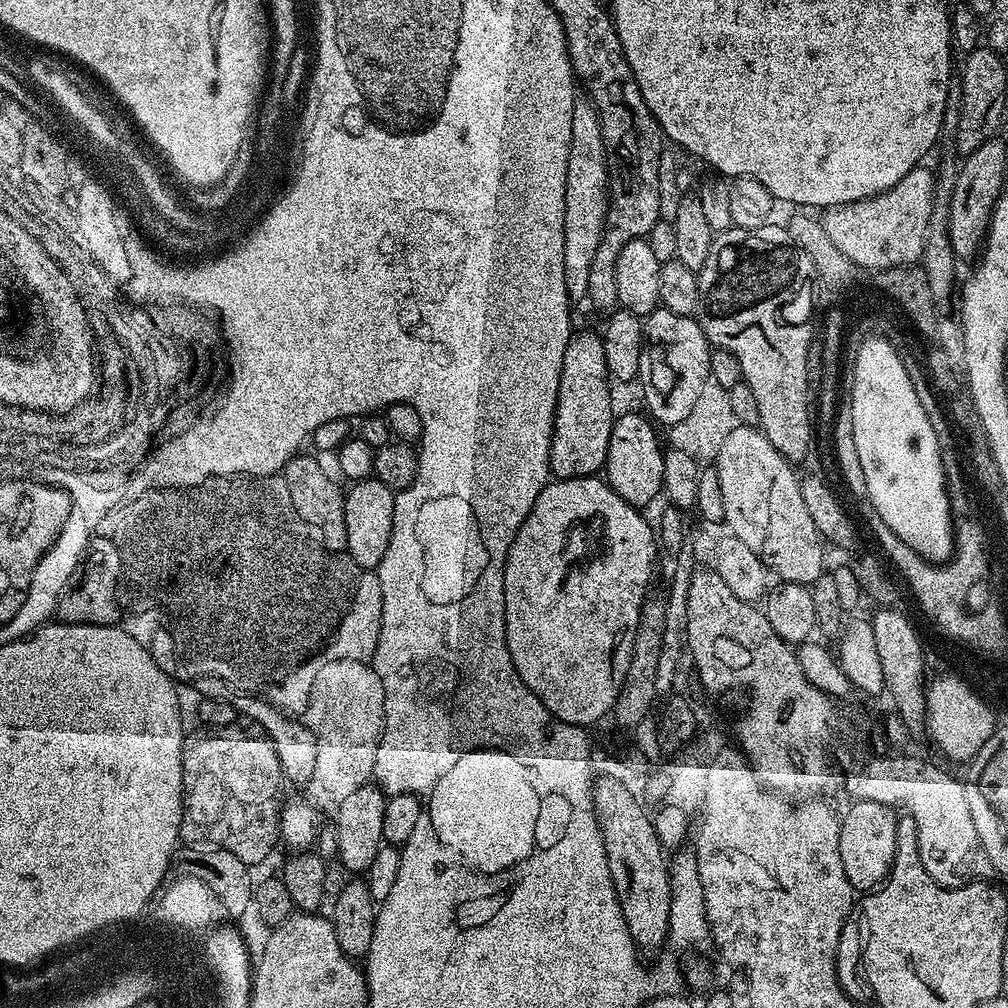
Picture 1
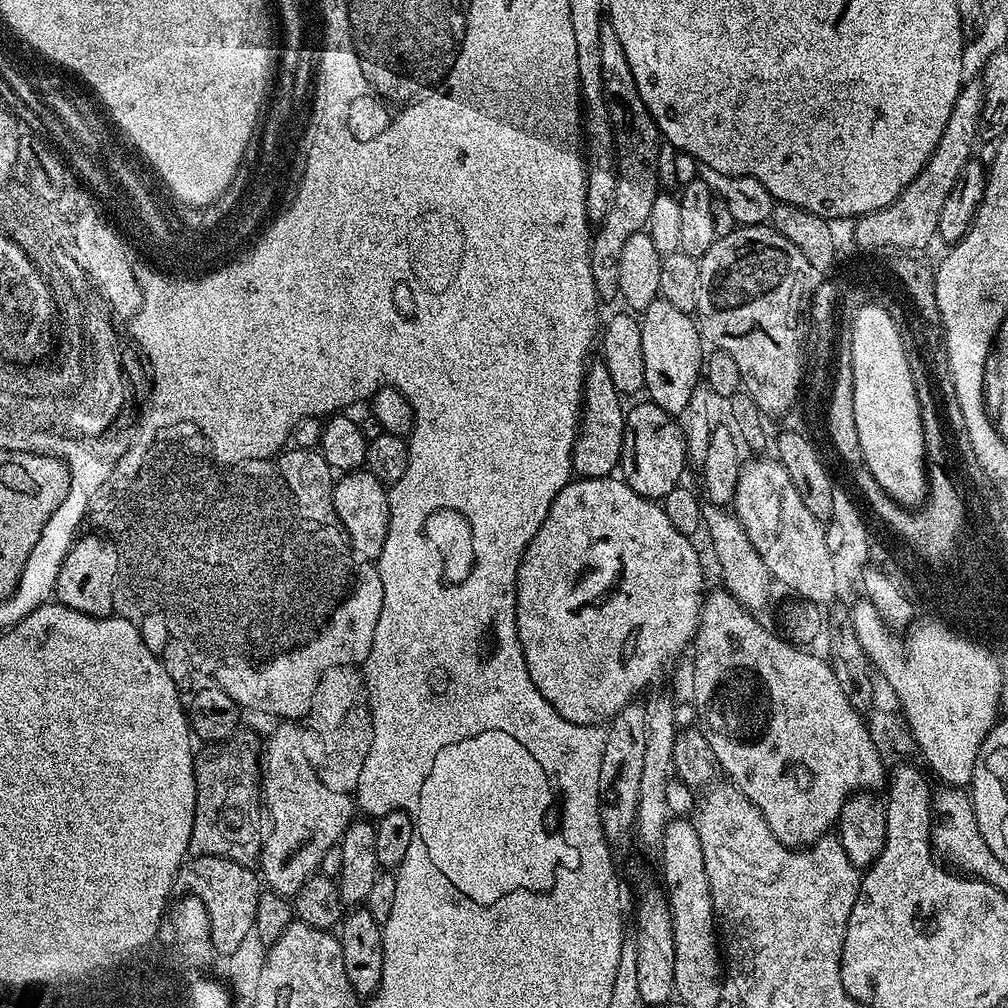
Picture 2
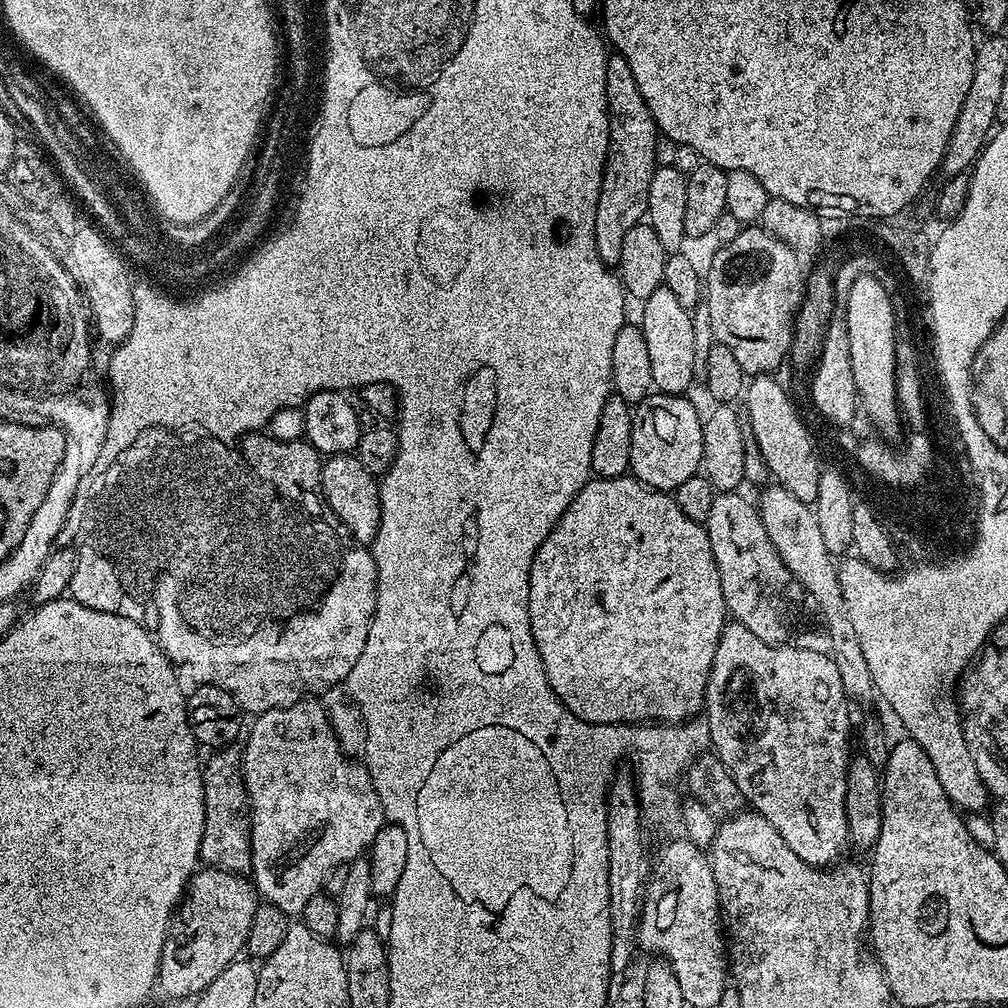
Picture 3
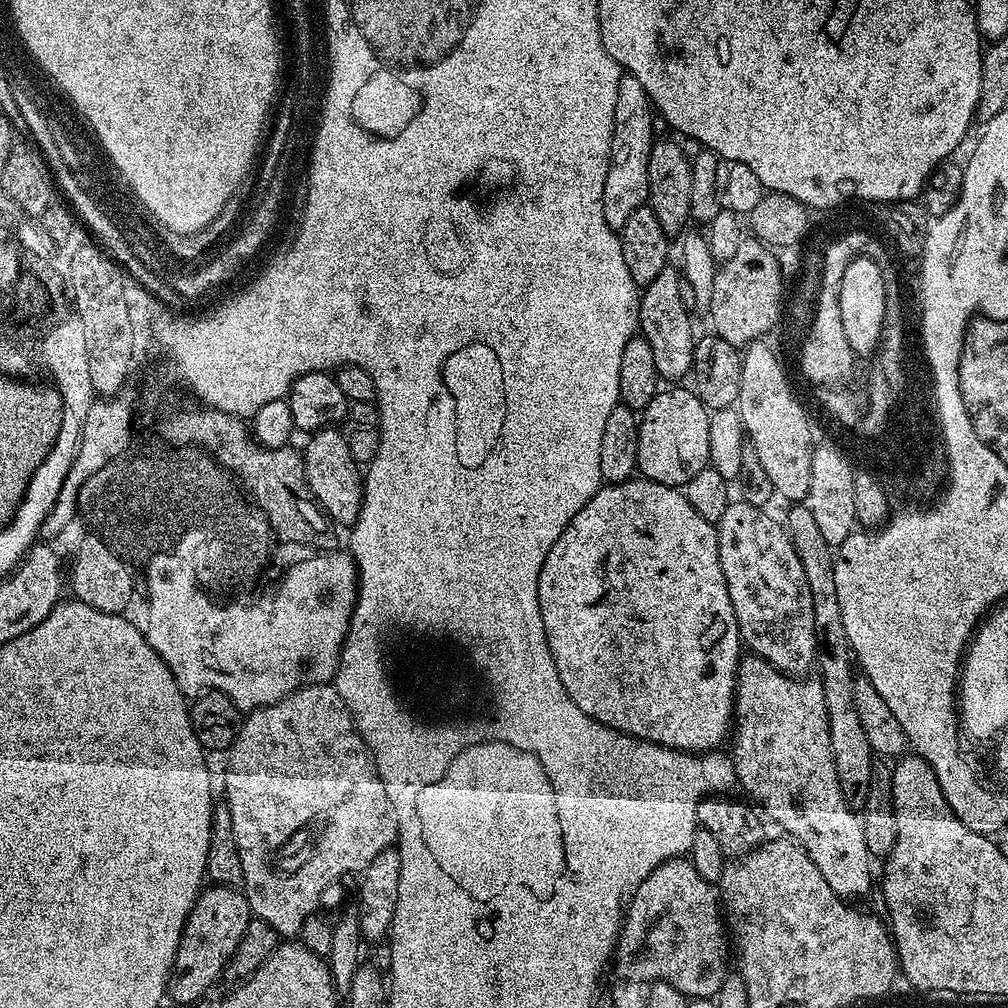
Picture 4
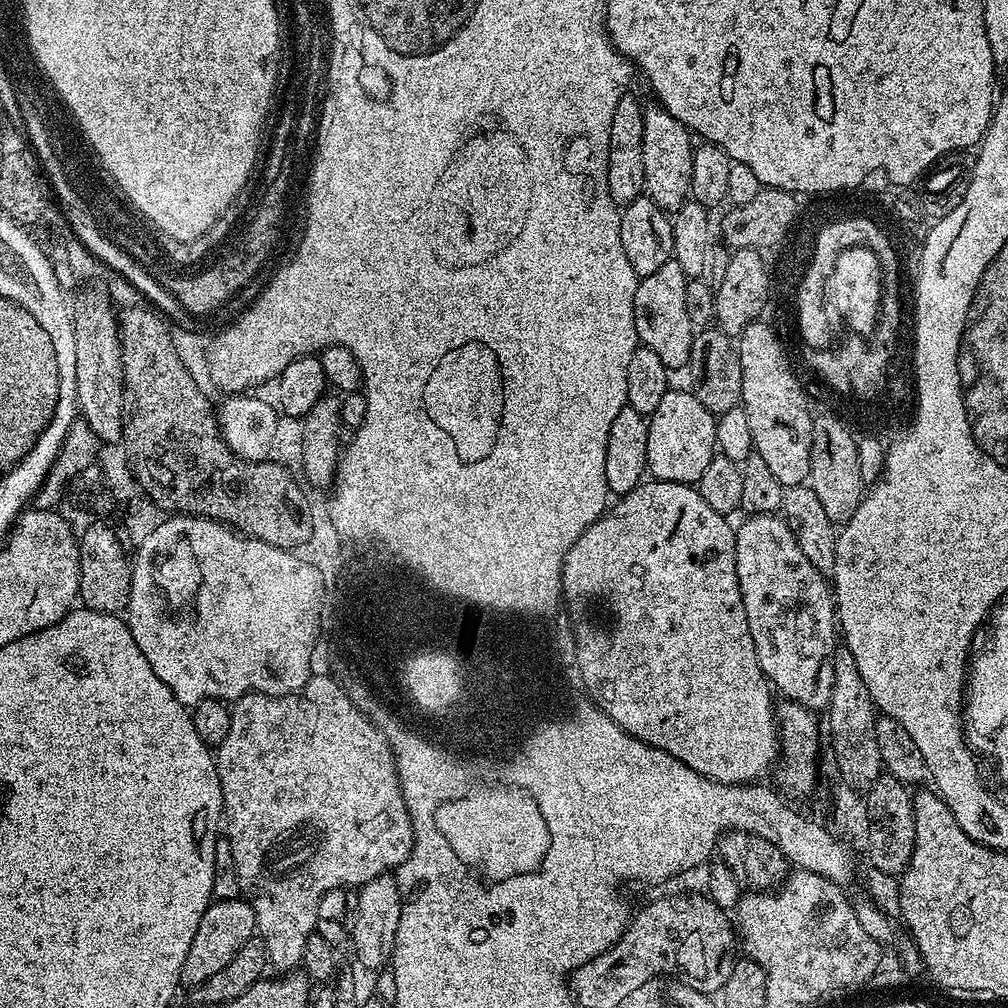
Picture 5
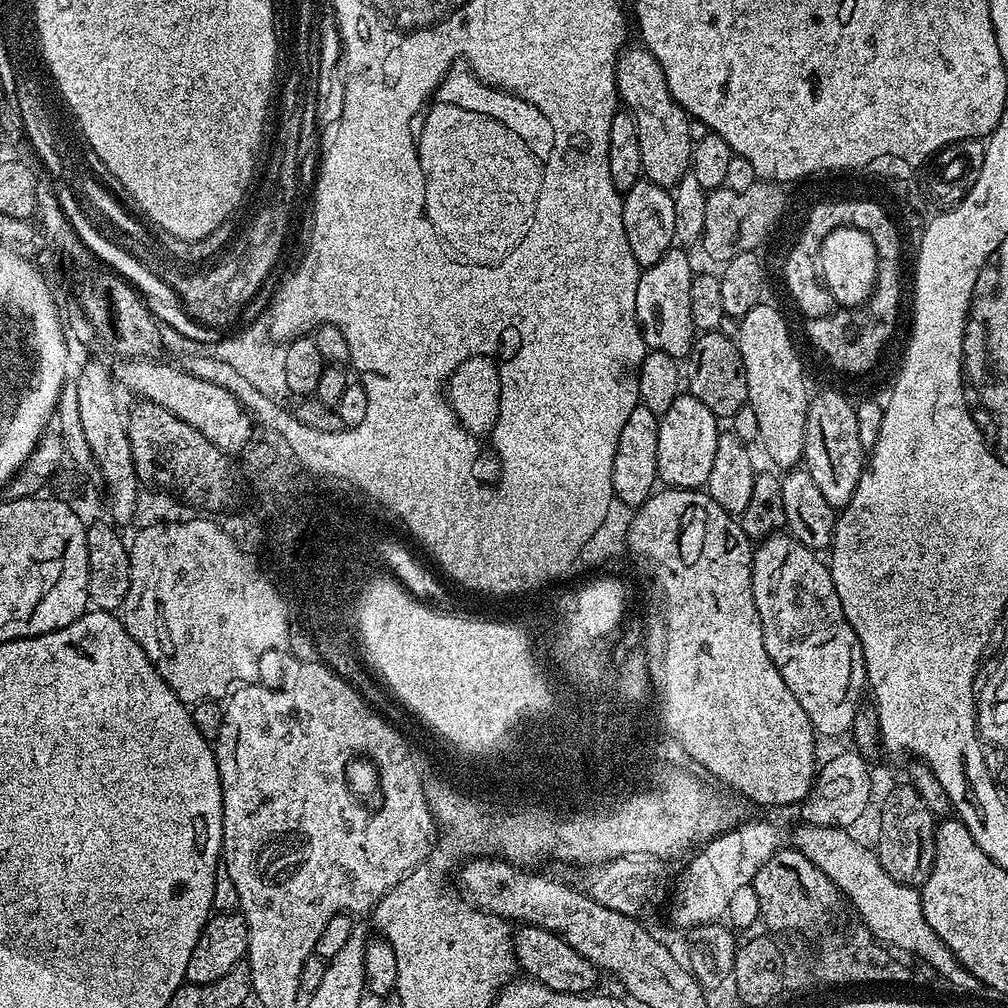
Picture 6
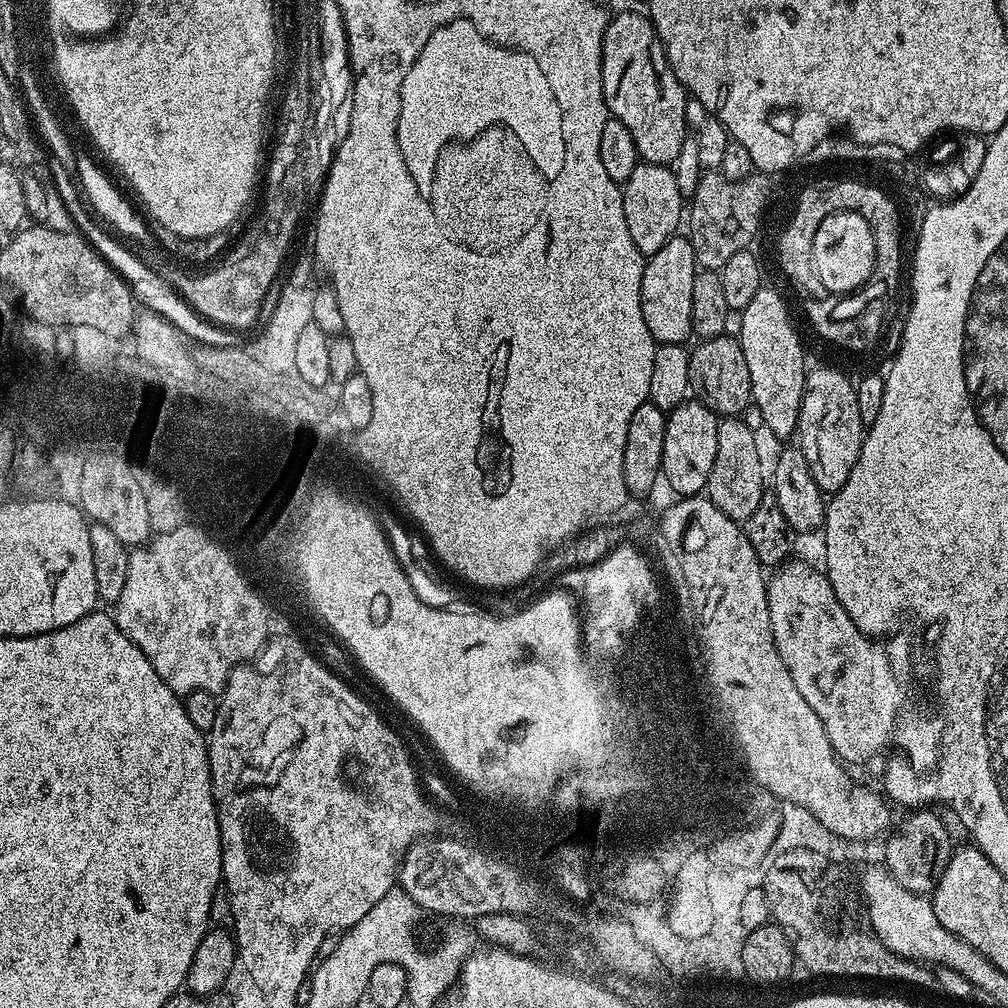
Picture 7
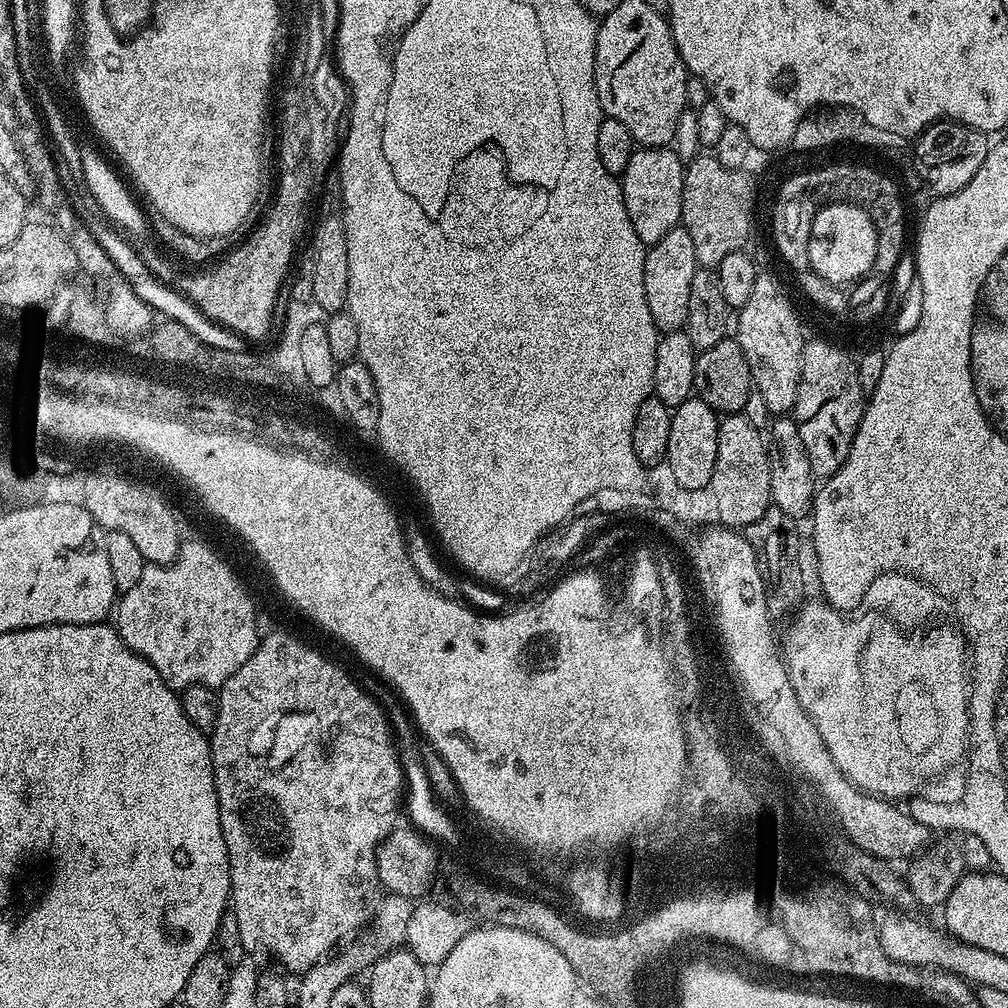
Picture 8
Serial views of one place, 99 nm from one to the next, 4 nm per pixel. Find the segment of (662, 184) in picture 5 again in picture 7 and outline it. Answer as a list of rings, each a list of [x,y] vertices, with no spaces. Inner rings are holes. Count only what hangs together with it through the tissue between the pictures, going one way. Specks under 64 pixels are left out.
[[[640,12],[615,13],[609,19],[602,50],[602,94],[609,117],[630,130],[637,157],[645,164],[672,166],[683,140],[690,136],[690,100],[670,66],[651,19]]]

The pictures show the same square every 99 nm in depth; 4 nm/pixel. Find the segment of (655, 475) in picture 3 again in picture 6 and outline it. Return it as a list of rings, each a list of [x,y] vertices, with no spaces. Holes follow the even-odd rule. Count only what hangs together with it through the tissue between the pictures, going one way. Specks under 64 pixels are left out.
[[[681,394],[674,398],[670,410],[659,413],[658,470],[661,485],[670,488],[703,489],[710,478],[710,466],[714,466],[714,450],[718,446],[721,429],[716,429],[718,418],[698,398]]]

